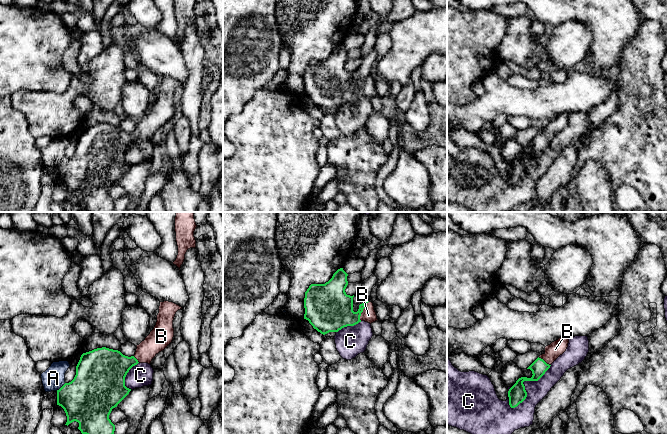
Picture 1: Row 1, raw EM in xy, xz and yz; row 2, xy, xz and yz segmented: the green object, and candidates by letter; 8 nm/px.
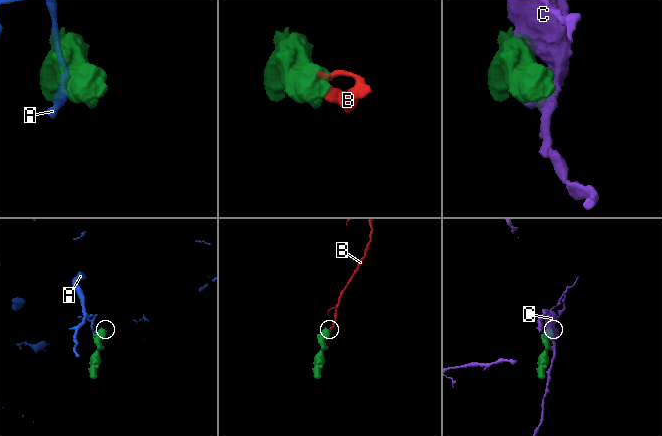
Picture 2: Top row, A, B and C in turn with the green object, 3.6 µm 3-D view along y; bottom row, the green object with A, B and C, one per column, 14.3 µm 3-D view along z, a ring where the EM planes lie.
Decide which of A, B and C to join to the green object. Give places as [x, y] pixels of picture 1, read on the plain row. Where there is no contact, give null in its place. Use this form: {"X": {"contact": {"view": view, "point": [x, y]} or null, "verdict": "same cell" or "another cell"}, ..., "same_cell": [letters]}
{"A": {"contact": {"view": "xy", "point": [61, 163]}, "verdict": "another cell"}, "B": {"contact": {"view": "xz", "point": [362, 87]}, "verdict": "same cell"}, "C": {"contact": {"view": "yz", "point": [522, 159]}, "verdict": "another cell"}, "same_cell": ["B"]}

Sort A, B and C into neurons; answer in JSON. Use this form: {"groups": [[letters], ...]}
{"groups": [["A"], ["B"], ["C"]]}

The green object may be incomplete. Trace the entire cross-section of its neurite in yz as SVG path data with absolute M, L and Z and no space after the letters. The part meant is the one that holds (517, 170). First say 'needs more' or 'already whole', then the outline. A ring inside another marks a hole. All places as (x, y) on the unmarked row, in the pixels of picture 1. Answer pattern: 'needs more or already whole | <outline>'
needs more | M561 113L558 116L552 118L545 123L545 129L540 131L527 145L532 147L532 153L521 153L516 159L509 165L509 181L511 184L517 183L522 179L526 173L527 168L523 160L524 157L538 157L545 148L550 144L551 140L562 131L569 119L569 114Z

